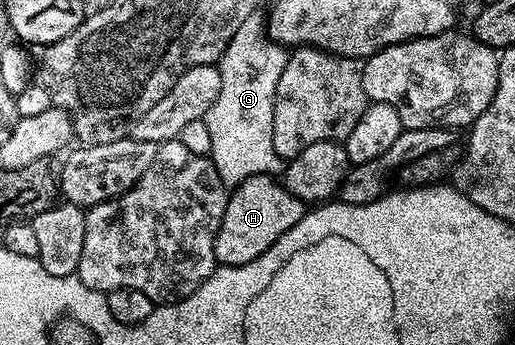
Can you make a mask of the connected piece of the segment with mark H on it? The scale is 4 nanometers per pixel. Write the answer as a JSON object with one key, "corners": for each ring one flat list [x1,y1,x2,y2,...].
{"corners":[[256,176,246,179,230,192,227,211,215,239,215,255,218,266,251,263,267,251,295,223,304,219,306,202,294,197,280,180,272,176]]}

